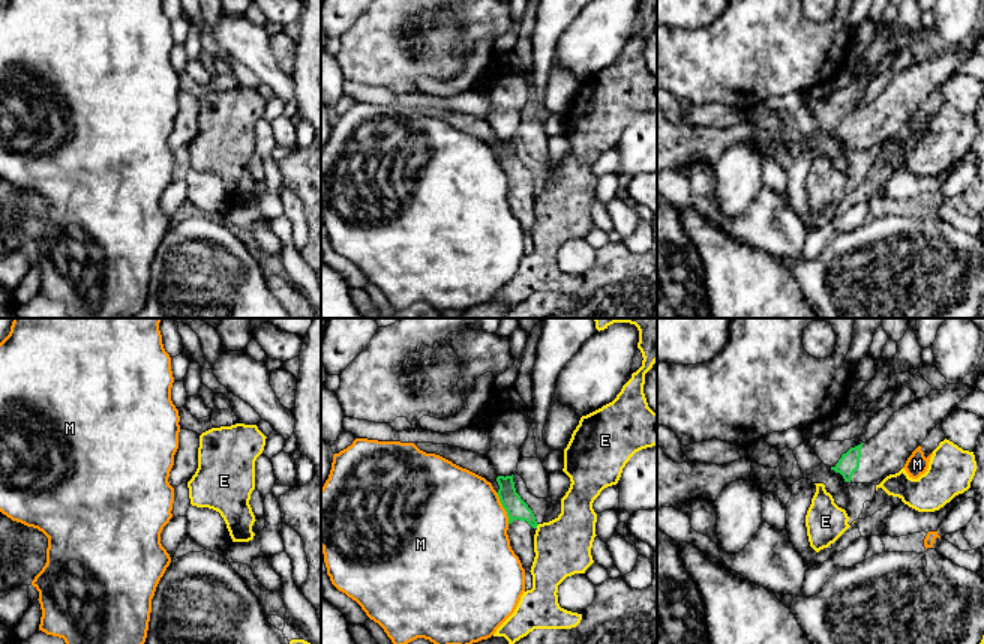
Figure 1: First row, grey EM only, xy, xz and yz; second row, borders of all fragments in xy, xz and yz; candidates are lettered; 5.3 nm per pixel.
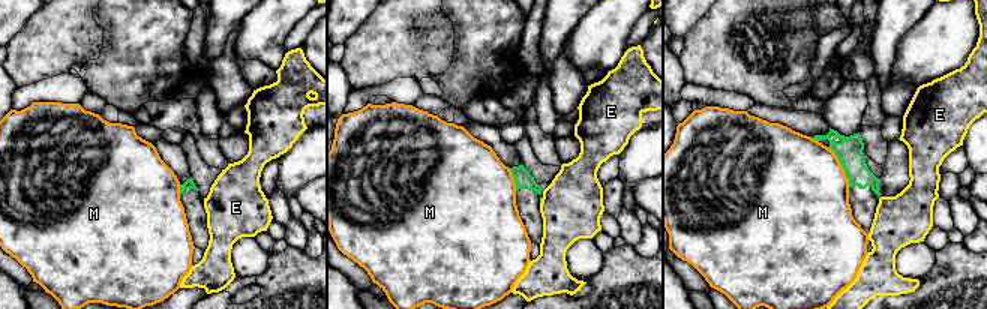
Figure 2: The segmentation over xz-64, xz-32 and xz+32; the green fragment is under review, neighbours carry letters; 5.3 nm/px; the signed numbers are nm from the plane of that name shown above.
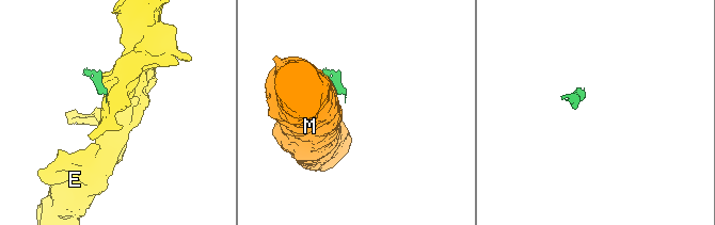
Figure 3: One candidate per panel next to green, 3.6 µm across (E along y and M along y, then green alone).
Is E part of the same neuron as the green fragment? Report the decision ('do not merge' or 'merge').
do not merge

